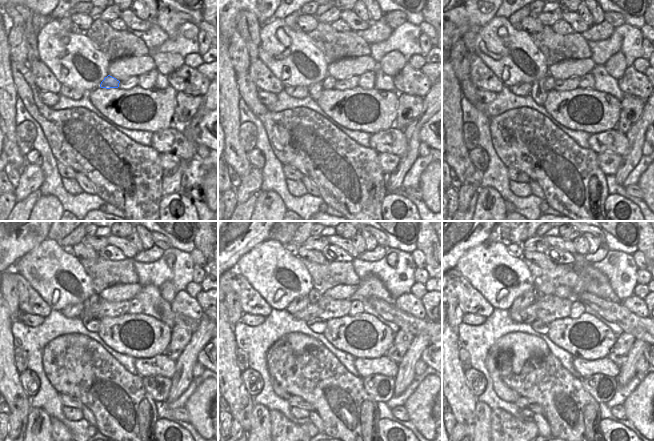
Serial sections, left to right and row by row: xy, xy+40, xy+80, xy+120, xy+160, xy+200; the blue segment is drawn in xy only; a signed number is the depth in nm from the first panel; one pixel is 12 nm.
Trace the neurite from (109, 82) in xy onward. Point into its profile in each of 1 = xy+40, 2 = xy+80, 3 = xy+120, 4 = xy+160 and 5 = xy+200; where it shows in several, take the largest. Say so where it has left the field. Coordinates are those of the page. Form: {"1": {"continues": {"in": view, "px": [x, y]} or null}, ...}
{"1": {"continues": {"in": "xy+40", "px": [329, 82]}}, "2": {"continues": {"in": "xy+80", "px": [547, 84]}}, "3": {"continues": {"in": "xy+120", "px": [87, 311]}}, "4": {"continues": {"in": "xy+160", "px": [305, 315]}}, "5": {"continues": {"in": "xy+200", "px": [524, 316]}}}

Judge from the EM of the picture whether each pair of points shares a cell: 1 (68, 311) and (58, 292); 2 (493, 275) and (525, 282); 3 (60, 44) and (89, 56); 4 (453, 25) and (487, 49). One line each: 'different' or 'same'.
1: different
2: same
3: same
4: different

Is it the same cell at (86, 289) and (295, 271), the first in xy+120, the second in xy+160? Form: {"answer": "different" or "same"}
{"answer": "same"}

